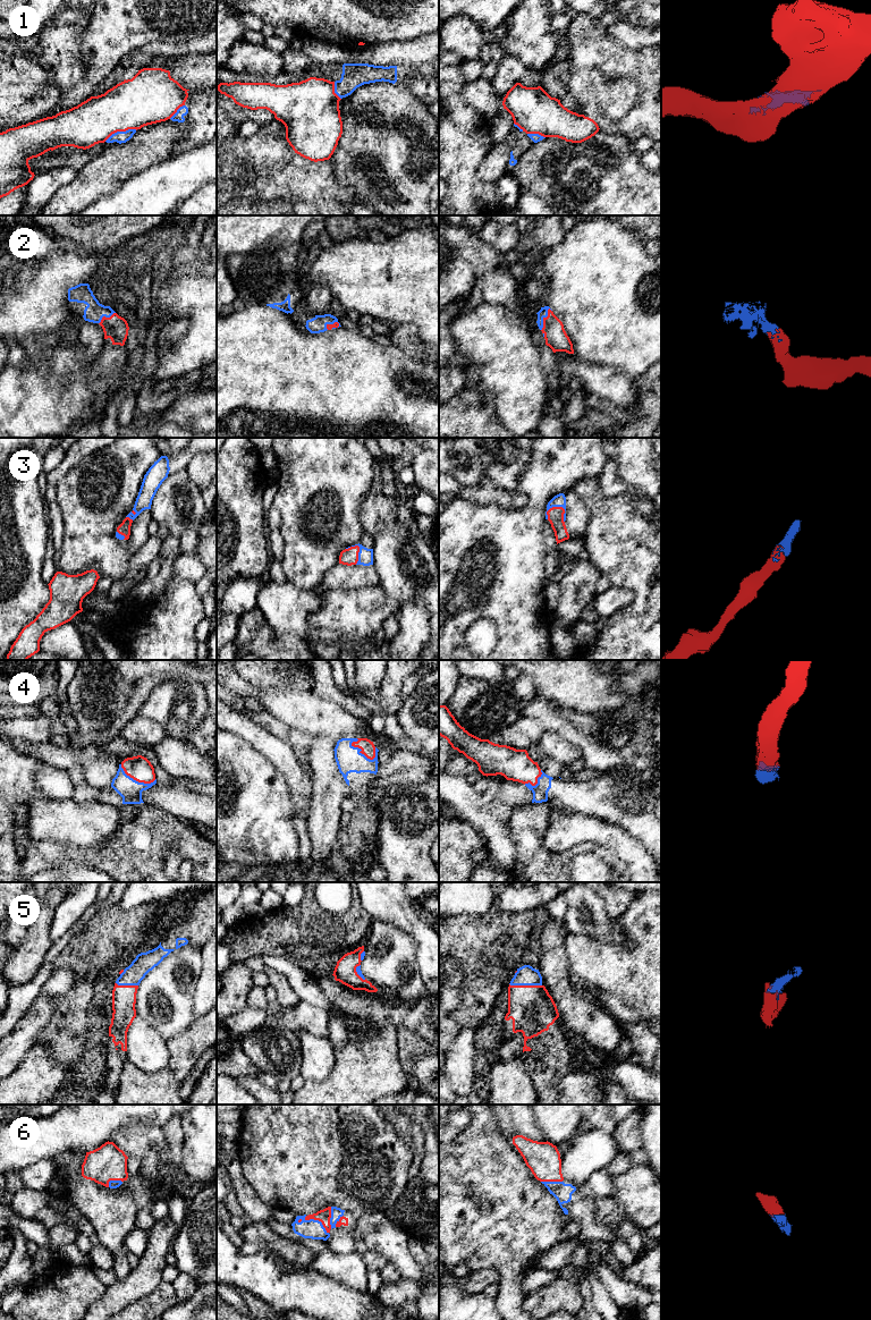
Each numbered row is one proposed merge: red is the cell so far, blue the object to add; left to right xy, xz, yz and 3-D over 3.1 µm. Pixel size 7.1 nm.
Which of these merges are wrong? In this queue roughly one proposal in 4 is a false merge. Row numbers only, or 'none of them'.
1

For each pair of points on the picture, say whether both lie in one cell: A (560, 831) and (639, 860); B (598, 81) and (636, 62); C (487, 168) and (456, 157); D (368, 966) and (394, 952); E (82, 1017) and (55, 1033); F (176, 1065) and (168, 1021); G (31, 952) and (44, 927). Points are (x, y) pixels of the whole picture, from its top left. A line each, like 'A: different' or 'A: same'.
A: same
B: same
C: different
D: same
E: same
F: different
G: same

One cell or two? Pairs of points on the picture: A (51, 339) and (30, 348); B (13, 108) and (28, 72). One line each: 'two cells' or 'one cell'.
A: one cell
B: one cell

